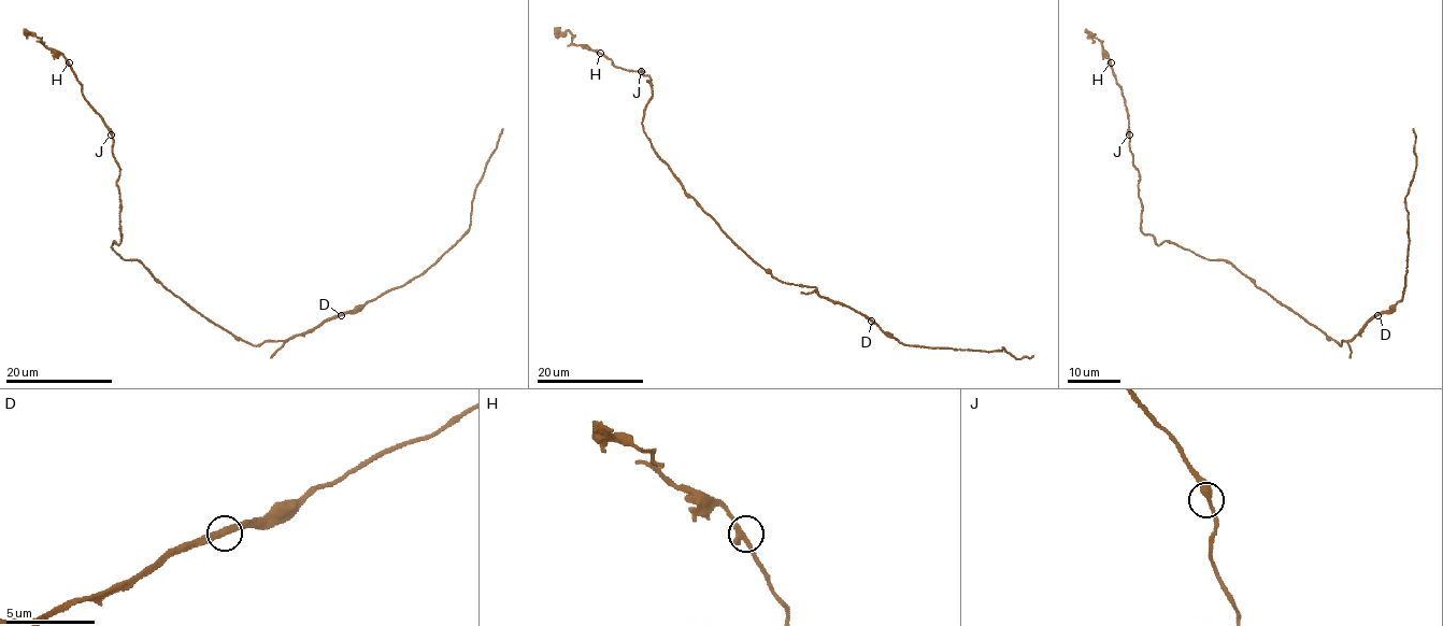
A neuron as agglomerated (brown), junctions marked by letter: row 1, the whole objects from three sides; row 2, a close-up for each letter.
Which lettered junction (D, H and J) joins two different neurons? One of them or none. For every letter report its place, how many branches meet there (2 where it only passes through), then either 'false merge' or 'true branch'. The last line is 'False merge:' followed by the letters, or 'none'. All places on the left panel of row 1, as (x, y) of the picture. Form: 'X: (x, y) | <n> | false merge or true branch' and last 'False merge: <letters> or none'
D: (341, 315) | 2 | true branch
H: (69, 62) | 2 | true branch
J: (111, 134) | 2 | true branch
False merge: none

